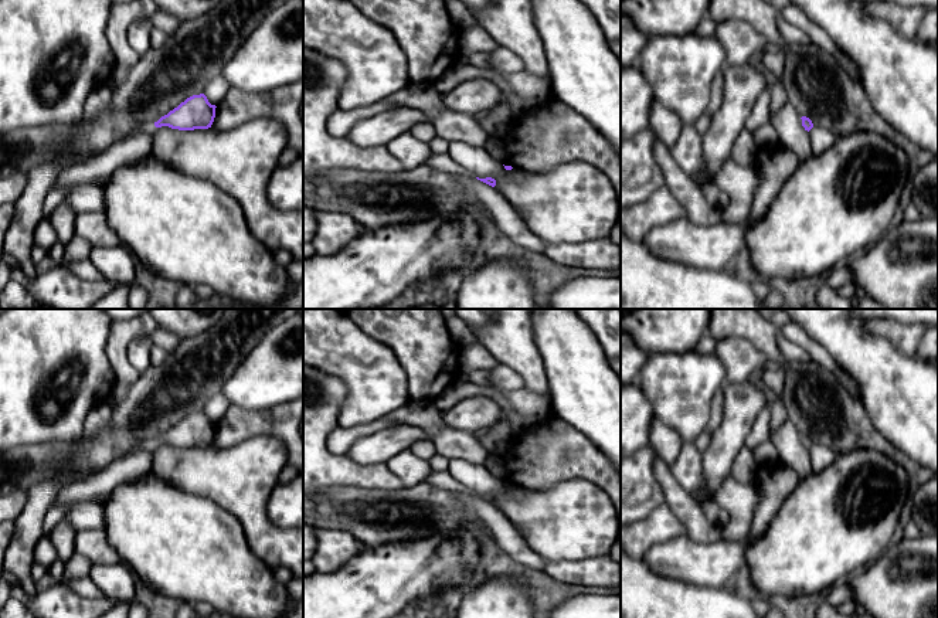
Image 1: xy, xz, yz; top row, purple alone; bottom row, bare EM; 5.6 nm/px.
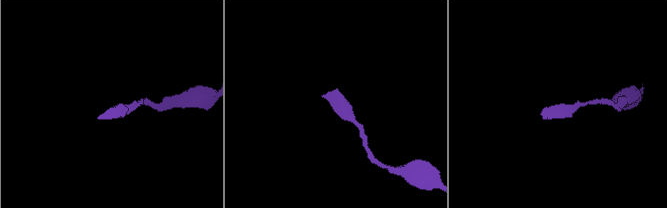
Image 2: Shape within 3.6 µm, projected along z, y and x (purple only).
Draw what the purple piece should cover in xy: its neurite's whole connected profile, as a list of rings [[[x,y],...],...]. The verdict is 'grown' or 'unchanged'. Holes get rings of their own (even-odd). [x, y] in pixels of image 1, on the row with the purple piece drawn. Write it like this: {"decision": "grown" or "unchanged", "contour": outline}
{"decision": "grown", "contour": [[[204,94],[193,95],[157,122],[142,123],[130,135],[146,130],[153,132],[162,126],[179,130],[208,129],[214,122],[215,108],[217,106],[211,105]]]}

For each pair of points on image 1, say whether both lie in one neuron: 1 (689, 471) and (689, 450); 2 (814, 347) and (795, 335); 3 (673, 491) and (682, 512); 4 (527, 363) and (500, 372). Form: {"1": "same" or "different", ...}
{"1": "same", "2": "same", "3": "same", "4": "different"}

